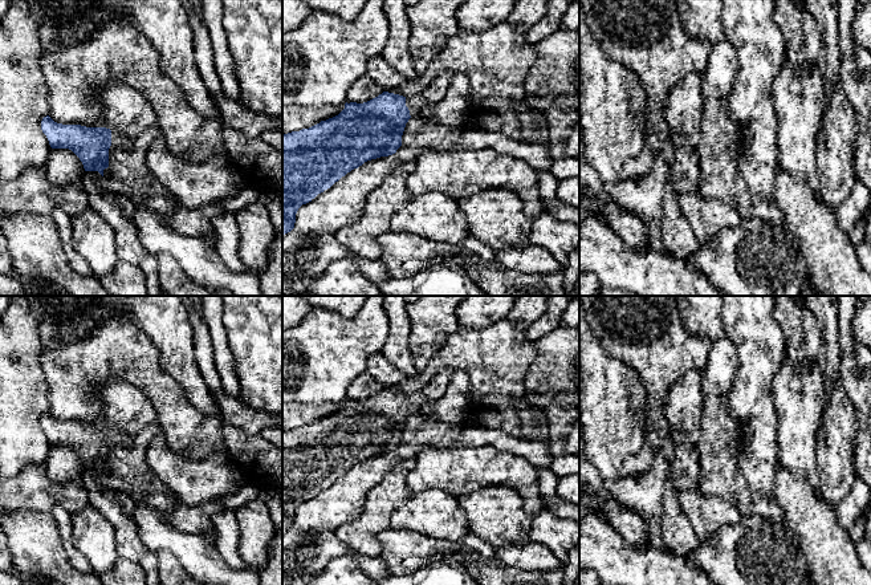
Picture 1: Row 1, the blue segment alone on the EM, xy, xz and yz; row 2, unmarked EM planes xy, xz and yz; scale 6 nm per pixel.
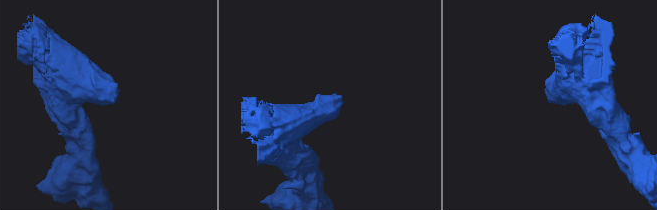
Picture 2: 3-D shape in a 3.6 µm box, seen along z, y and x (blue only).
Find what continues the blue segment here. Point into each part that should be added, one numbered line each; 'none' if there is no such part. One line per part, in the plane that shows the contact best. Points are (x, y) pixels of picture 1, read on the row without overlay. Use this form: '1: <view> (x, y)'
1: xy (127, 471)

